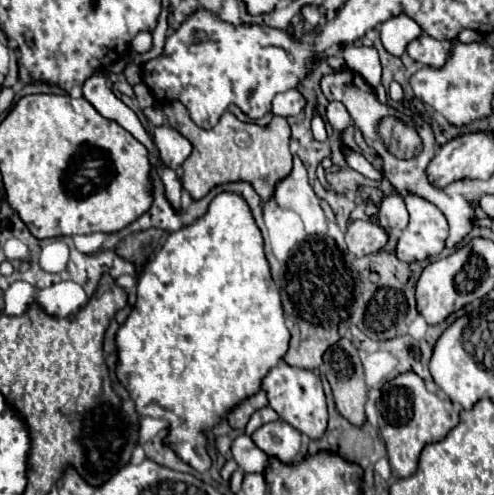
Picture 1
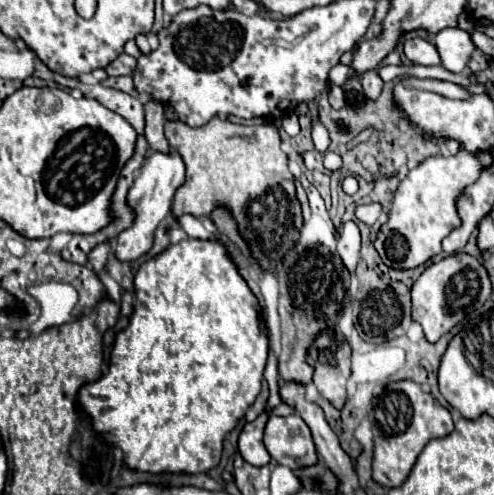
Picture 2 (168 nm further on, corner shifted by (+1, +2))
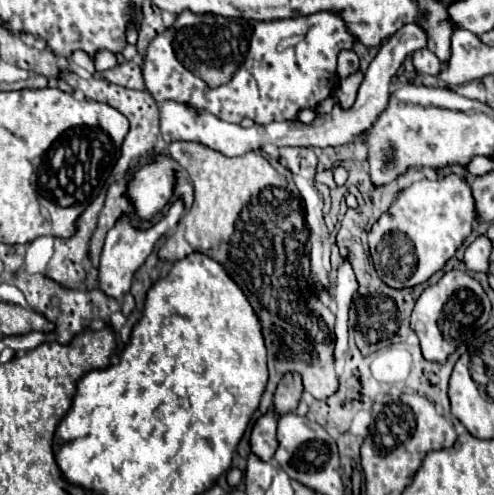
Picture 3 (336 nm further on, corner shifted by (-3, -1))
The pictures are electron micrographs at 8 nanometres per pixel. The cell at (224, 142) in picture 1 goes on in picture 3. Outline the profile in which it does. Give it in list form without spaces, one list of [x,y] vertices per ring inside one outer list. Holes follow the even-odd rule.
[[[176,141],[168,145],[172,159],[188,171],[194,183],[194,203],[182,215],[174,233],[158,249],[158,255],[168,261],[182,259],[194,251],[206,253],[212,259],[220,261],[230,277],[242,287],[250,299],[256,315],[262,323],[262,333],[266,339],[267,365],[270,371],[264,395],[260,400],[260,413],[266,413],[272,407],[276,385],[286,371],[300,373],[304,381],[304,391],[316,399],[328,399],[338,391],[338,375],[334,369],[334,313],[322,305],[310,291],[310,229],[304,217],[304,201],[300,191],[294,185],[292,171],[284,167],[278,159],[272,159],[264,151],[250,151],[240,157],[226,157],[220,151],[212,151],[202,143]]]

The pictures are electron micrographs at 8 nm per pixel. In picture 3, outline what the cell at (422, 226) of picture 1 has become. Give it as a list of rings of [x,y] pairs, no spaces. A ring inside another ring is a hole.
[[[454,173],[440,179],[422,179],[400,193],[396,203],[372,225],[370,253],[380,279],[396,289],[424,283],[456,253],[474,223],[474,199],[464,177]],[[408,239],[412,245],[408,245]]]

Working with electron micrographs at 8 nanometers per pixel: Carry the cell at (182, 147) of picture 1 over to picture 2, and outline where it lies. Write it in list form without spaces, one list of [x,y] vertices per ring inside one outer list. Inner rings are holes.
[[[152,152],[148,154],[146,162],[142,164],[138,176],[134,178],[134,184],[128,190],[126,196],[126,204],[134,210],[134,220],[132,226],[122,230],[116,236],[116,248],[114,248],[114,256],[120,262],[130,262],[130,260],[138,260],[142,254],[146,254],[152,248],[152,240],[154,240],[154,230],[156,226],[170,214],[170,206],[172,206],[172,198],[176,194],[176,190],[184,184],[184,162],[180,158],[178,152],[170,152],[170,154],[160,154],[160,152]]]

